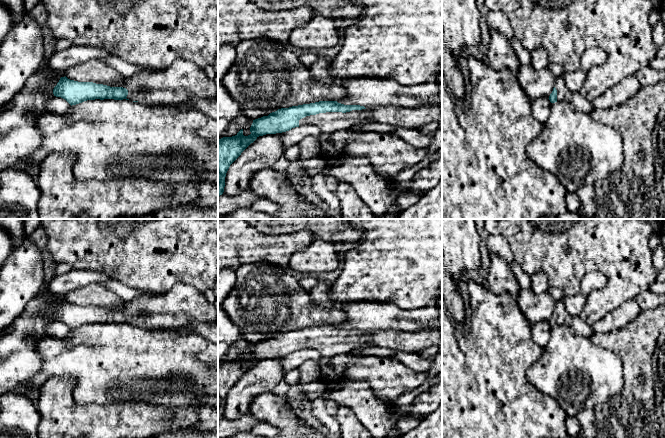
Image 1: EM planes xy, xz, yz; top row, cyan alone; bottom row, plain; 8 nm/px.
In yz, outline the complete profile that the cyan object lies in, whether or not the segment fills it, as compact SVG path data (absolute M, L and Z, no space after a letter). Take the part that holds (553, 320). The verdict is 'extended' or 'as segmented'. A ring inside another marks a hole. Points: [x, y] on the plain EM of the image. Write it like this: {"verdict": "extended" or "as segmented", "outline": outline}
{"verdict": "extended", "outline": "M557 300L555 303L555 311L549 320L549 324L551 327L557 325L570 326L572 318L573 317L567 312L563 300Z"}

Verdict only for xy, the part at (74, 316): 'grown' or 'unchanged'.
grown

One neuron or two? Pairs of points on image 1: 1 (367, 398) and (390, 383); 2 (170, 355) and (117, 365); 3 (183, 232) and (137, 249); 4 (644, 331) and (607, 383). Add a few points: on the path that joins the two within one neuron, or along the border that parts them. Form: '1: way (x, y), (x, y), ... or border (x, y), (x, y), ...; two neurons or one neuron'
1: border (353, 381), (365, 382), (377, 397), (393, 406); two neurons
2: way (157, 365), (130, 365); one neuron
3: way (172, 232), (154, 232), (148, 238); one neuron
4: border (603, 348), (612, 350), (621, 360), (622, 386); two neurons

